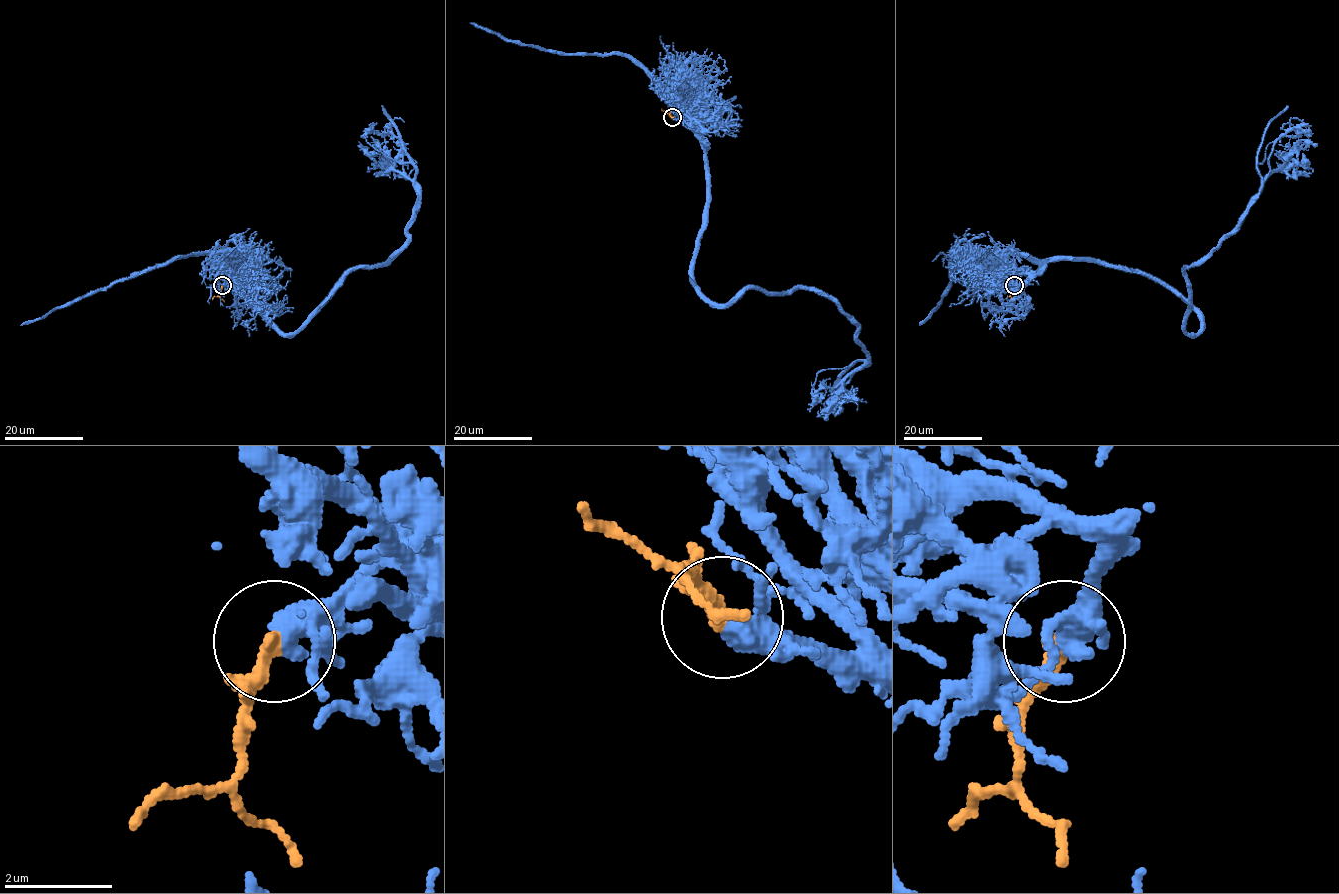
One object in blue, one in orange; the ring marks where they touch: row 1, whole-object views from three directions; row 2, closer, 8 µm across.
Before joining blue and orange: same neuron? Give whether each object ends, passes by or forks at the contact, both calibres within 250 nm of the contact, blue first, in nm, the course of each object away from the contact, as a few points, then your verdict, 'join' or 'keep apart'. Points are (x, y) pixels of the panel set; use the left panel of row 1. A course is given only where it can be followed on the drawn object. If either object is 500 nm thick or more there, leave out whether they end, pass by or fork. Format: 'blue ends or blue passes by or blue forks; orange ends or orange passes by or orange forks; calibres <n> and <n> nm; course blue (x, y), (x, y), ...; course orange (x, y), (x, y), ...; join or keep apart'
blue passes by; orange ends; calibres 400 and 340 nm; course blue (222, 285), (257, 260), (244, 294), (294, 333), (348, 275), (403, 245), (415, 168), (366, 141), (376, 124); course orange (222, 286), (220, 294), (212, 298); join

